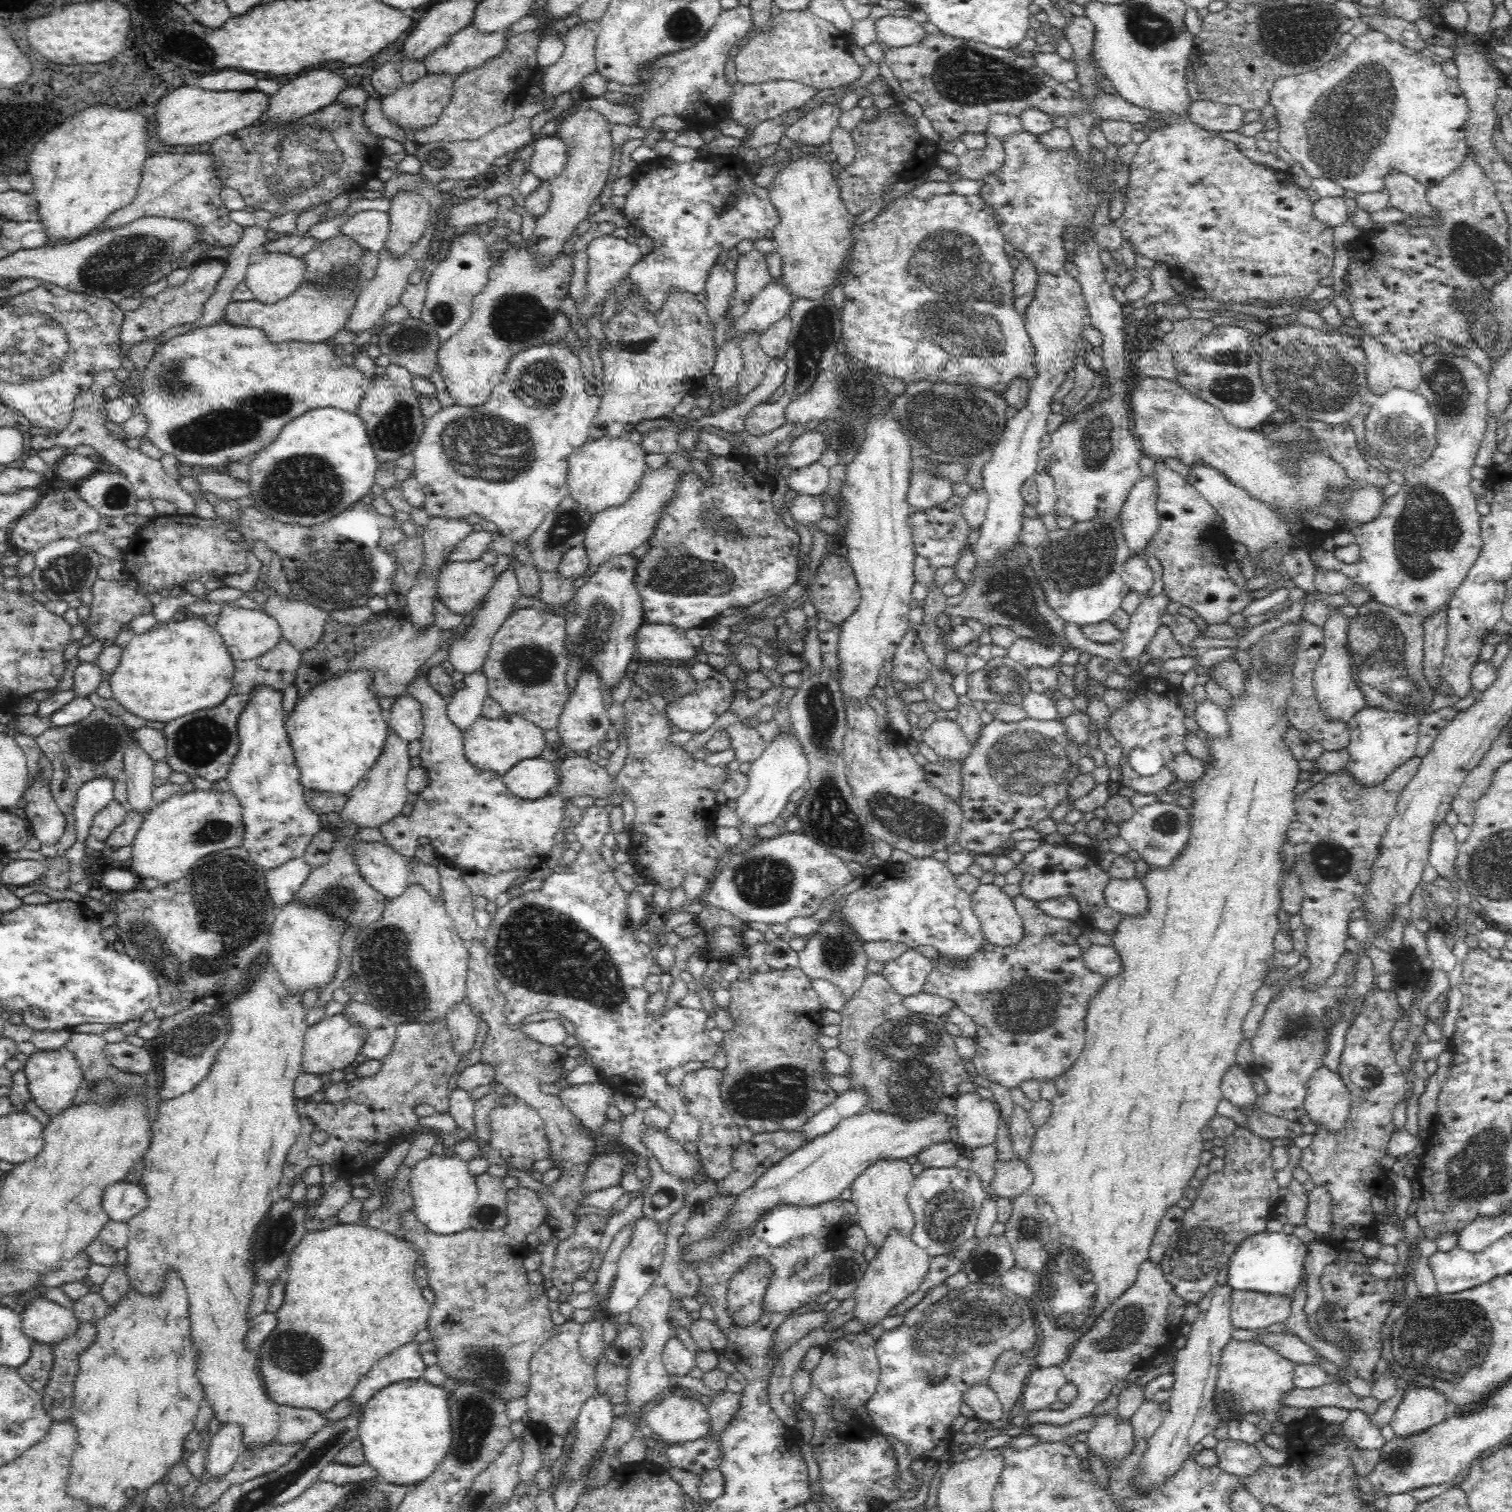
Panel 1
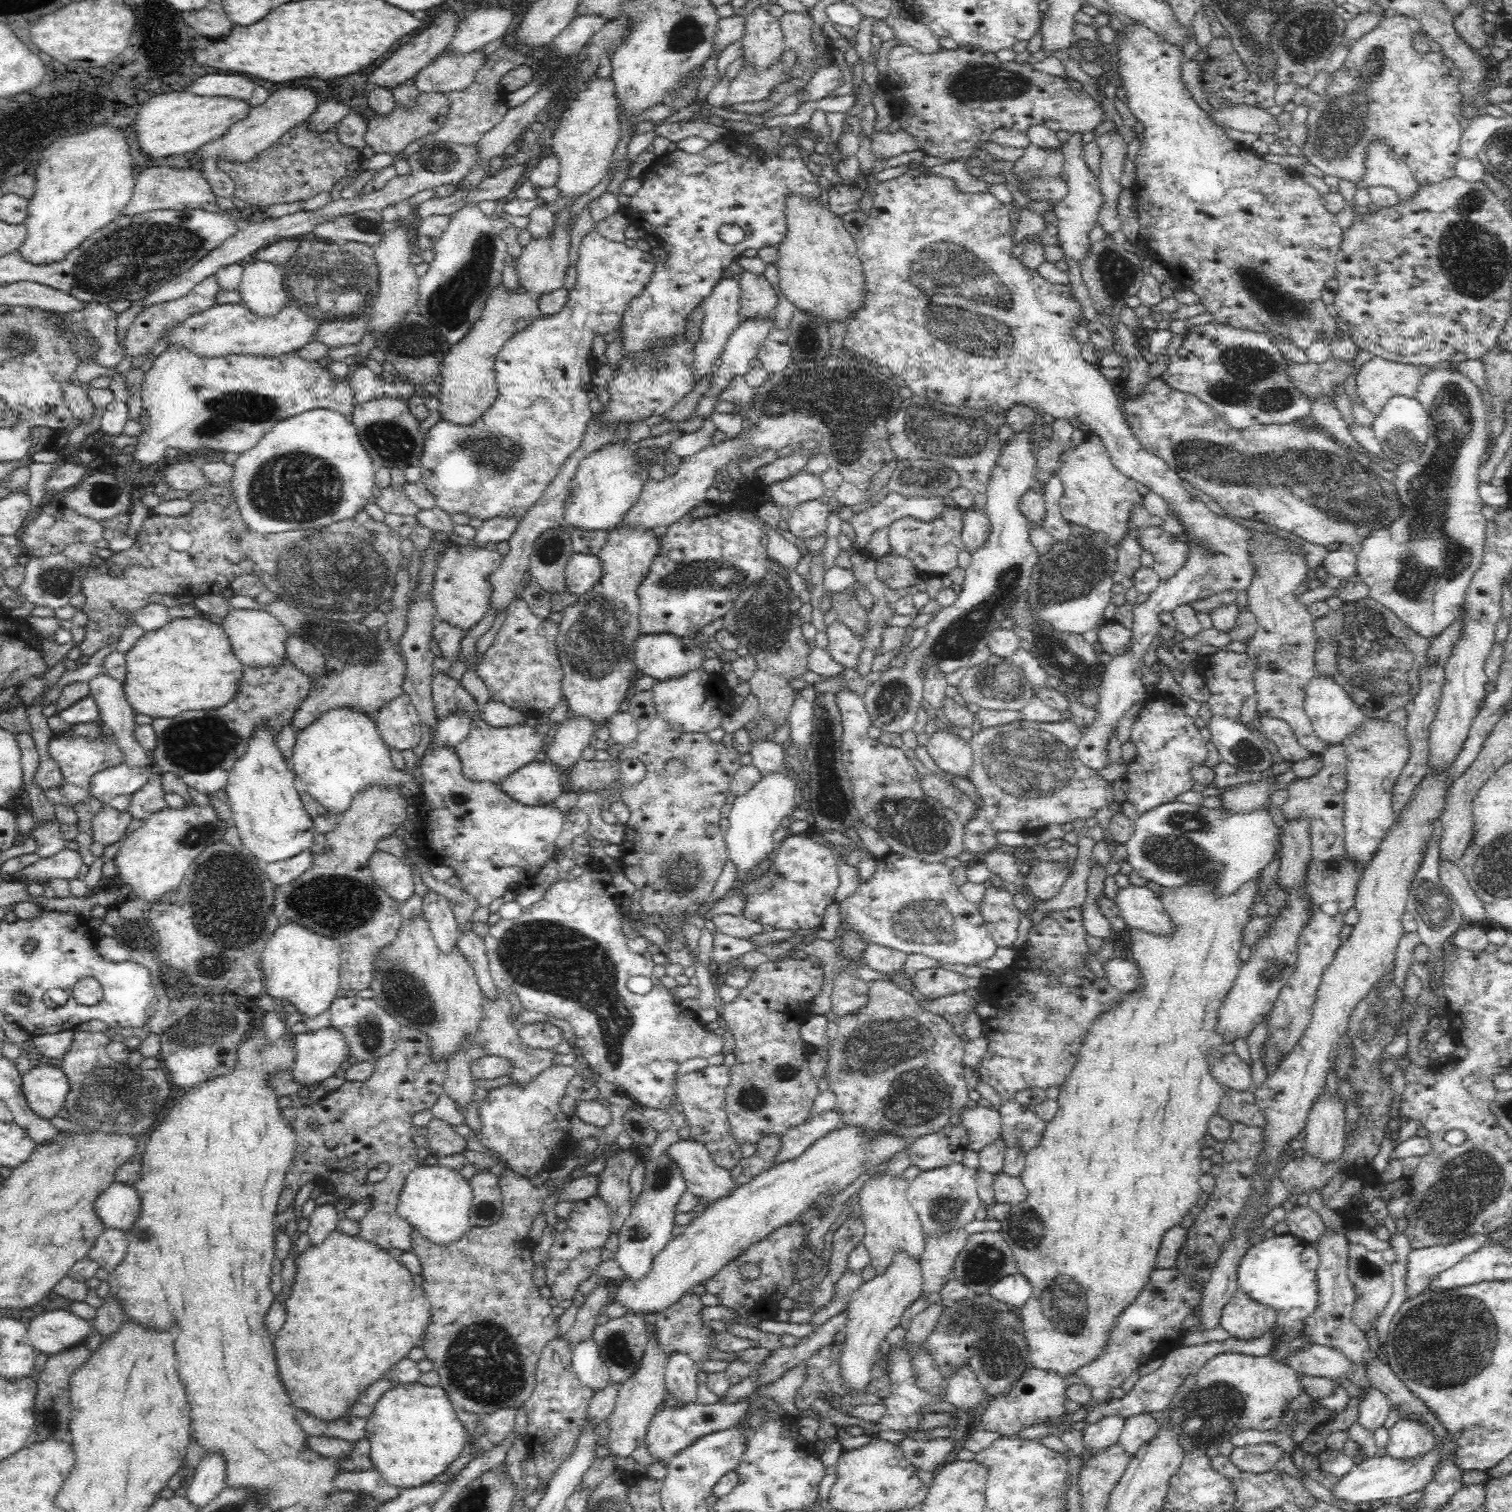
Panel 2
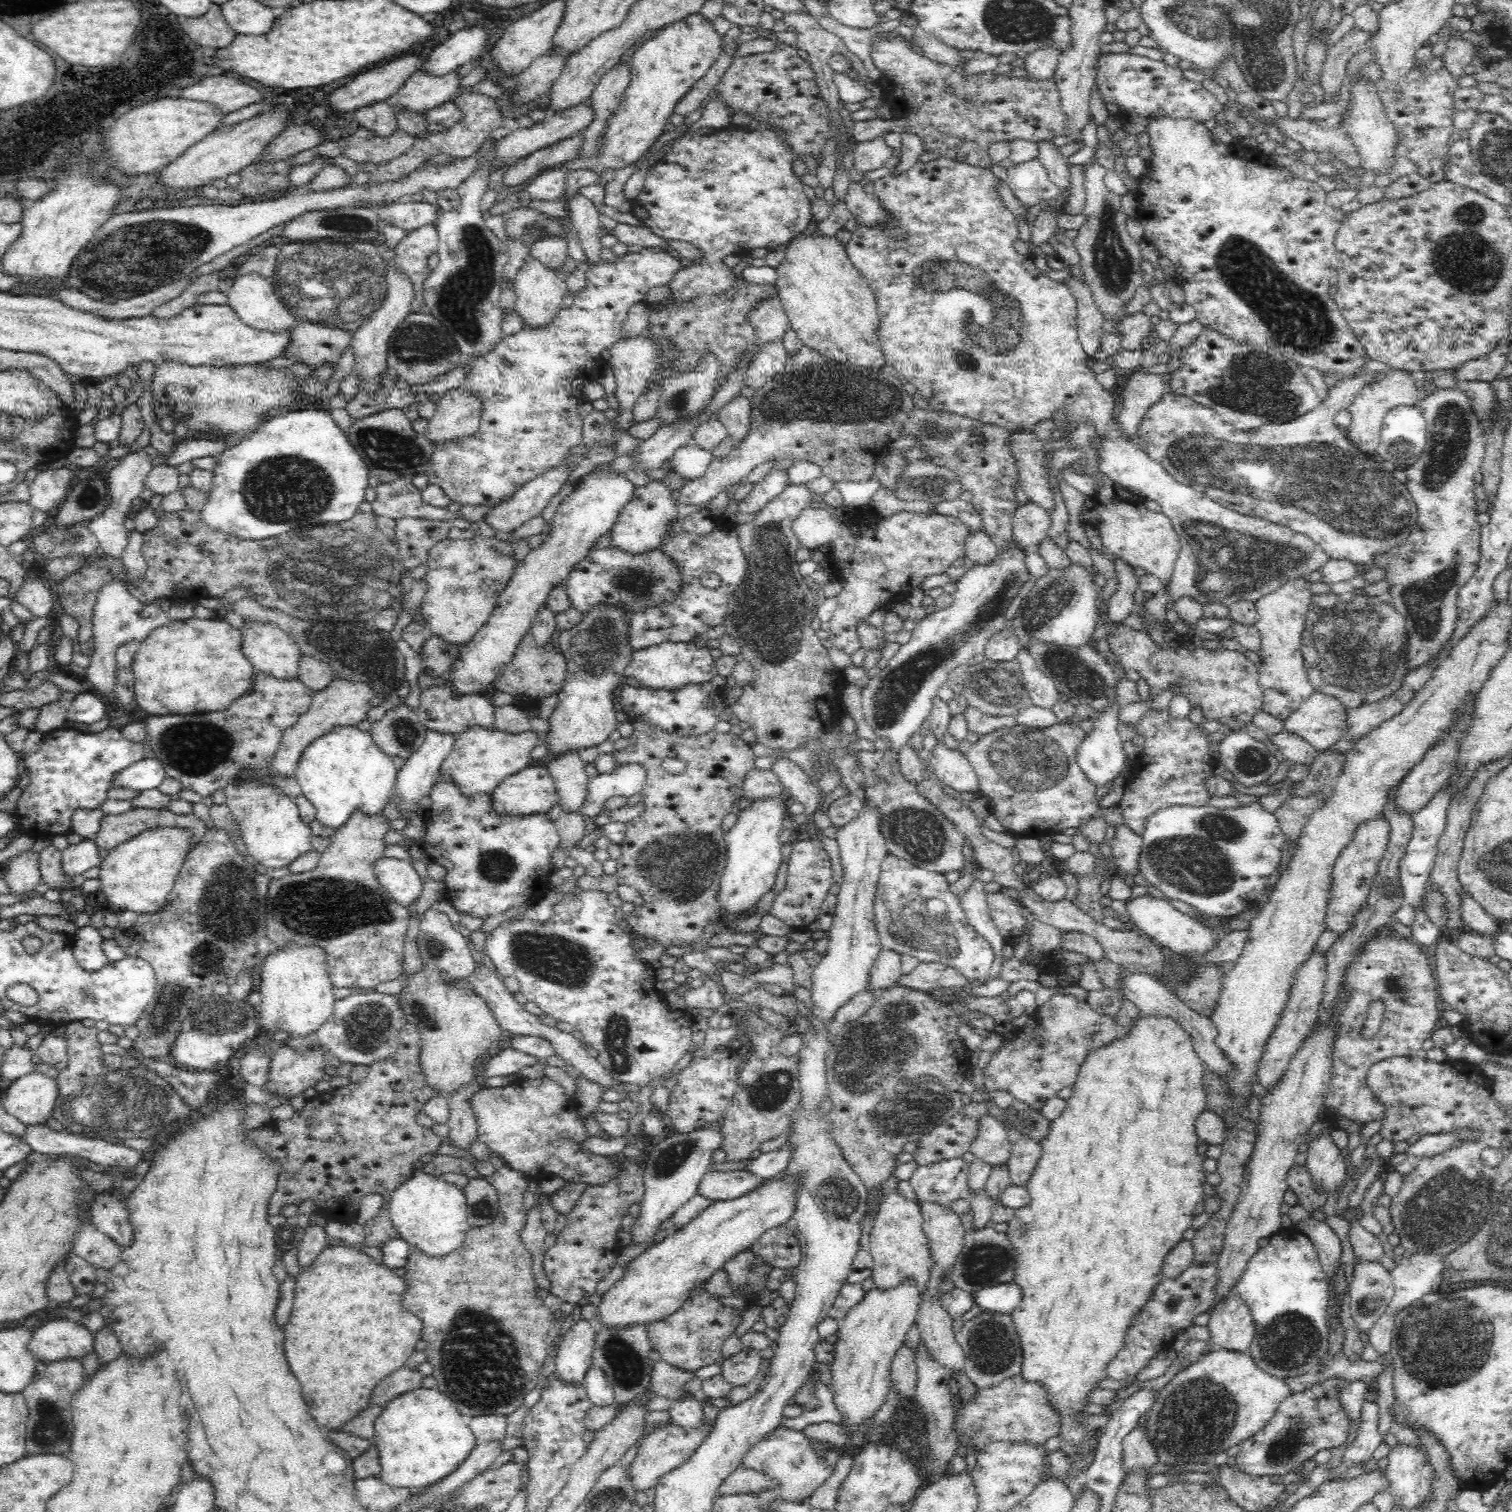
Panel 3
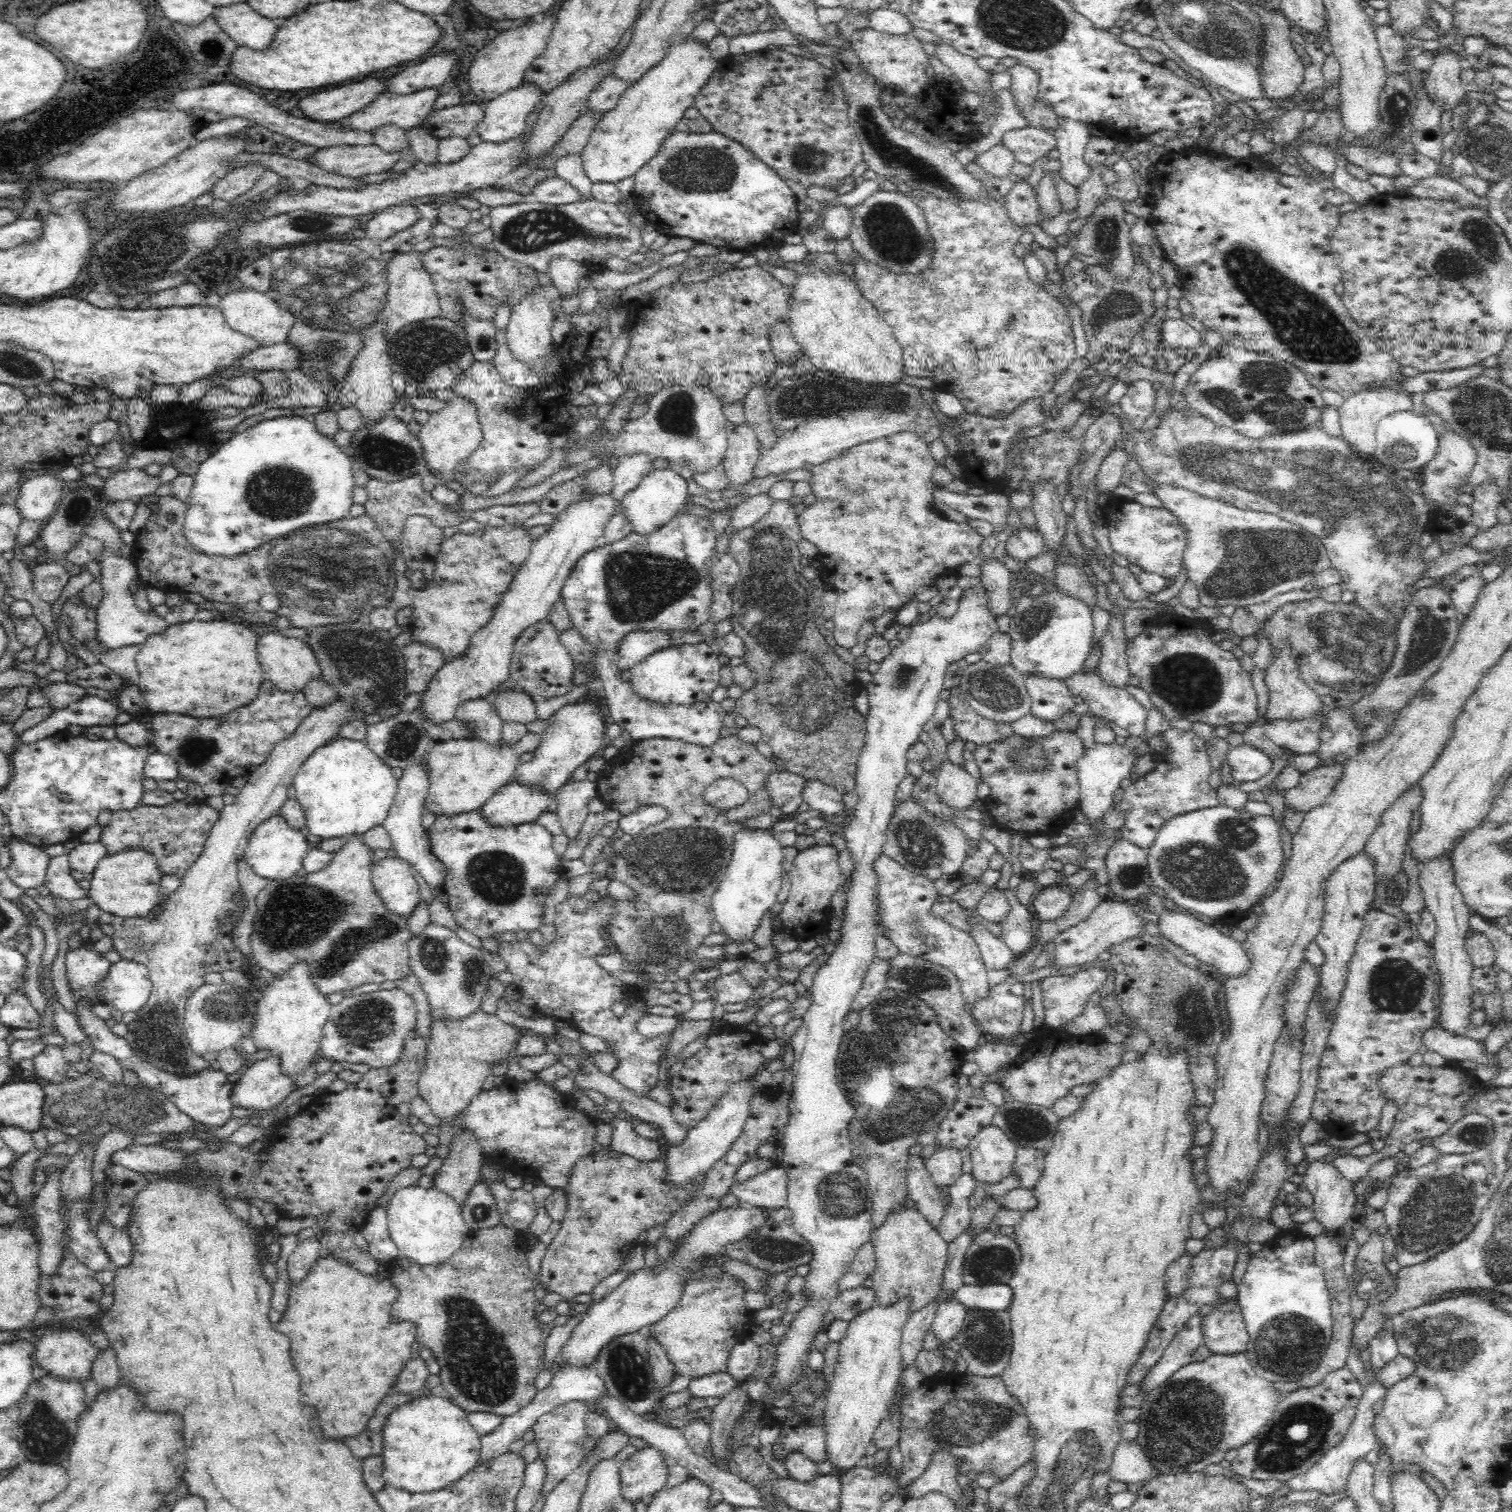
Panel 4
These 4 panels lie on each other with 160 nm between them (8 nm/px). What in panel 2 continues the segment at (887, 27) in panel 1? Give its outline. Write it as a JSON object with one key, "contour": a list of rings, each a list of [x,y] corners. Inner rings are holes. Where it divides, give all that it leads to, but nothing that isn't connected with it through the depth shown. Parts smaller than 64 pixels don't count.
{"contour":[[[893,9],[884,22],[892,29],[897,44],[914,47],[922,54],[932,54],[936,48],[940,48],[938,37],[922,21],[909,16],[902,17]]]}

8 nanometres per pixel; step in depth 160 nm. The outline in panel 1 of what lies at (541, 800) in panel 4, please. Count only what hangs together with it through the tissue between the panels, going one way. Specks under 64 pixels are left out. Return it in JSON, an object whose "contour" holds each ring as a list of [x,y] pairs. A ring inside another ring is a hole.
{"contour":[[[541,757],[520,760],[503,774],[507,791],[525,800],[550,795],[550,790],[559,784],[557,764]]]}

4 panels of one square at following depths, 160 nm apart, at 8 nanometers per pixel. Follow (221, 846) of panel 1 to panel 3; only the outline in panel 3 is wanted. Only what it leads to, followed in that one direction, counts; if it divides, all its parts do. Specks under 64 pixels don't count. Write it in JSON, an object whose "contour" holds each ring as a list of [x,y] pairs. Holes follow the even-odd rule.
{"contour":[[[162,826],[141,832],[140,835],[109,851],[108,858],[101,862],[102,892],[106,894],[108,902],[120,910],[132,911],[139,915],[156,912],[166,904],[167,896],[172,892],[188,853],[188,832],[183,828]]]}

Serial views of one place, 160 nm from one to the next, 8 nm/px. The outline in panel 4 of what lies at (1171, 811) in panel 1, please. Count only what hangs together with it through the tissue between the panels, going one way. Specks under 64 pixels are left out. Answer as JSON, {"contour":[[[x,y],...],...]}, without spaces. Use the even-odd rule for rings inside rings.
{"contour":[[[1218,805],[1184,812],[1162,824],[1146,850],[1146,862],[1153,886],[1162,888],[1178,909],[1190,914],[1203,914],[1214,920],[1240,918],[1240,914],[1250,911],[1252,904],[1263,898],[1268,886],[1275,881],[1284,862],[1285,843],[1285,832],[1275,817]]]}

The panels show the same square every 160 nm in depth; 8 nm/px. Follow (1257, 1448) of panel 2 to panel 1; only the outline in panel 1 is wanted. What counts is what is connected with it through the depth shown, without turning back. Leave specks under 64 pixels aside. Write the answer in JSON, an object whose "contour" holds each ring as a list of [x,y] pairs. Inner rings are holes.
{"contour":[[[1224,1438],[1217,1440],[1216,1467],[1239,1478],[1252,1476],[1256,1471],[1262,1471],[1263,1458],[1253,1444]]]}

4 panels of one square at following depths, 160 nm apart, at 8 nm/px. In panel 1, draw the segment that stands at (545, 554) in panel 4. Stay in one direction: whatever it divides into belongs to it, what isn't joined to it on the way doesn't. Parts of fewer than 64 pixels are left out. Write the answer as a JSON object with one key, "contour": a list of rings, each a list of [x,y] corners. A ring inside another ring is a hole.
{"contour":[[[625,434],[618,438],[602,436],[601,439],[586,440],[582,447],[576,448],[569,456],[569,496],[594,515],[610,507],[620,506],[629,498],[645,473],[646,457],[647,453],[641,444],[630,441]]]}

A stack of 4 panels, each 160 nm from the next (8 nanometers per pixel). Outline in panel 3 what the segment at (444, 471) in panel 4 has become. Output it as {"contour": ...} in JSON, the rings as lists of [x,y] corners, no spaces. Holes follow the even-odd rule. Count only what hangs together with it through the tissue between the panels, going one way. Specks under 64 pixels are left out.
{"contour":[[[450,388],[436,403],[434,414],[424,433],[433,446],[456,442],[457,439],[476,434],[483,404],[474,390]]]}

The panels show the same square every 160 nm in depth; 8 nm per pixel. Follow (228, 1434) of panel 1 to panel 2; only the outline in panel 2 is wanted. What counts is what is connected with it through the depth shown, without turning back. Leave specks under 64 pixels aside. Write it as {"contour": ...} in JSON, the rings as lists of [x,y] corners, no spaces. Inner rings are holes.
{"contour":[[[214,1452],[203,1456],[182,1493],[191,1504],[201,1509],[220,1494],[225,1486],[226,1473],[226,1461],[222,1455]]]}

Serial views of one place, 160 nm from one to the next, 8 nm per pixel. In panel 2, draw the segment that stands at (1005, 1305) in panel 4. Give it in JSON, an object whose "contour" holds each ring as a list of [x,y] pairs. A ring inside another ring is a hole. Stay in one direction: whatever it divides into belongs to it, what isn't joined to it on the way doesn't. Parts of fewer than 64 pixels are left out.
{"contour":[[[1020,1272],[1002,1278],[997,1284],[992,1285],[989,1293],[1000,1302],[1011,1304],[1020,1308],[1032,1294],[1032,1284]]]}

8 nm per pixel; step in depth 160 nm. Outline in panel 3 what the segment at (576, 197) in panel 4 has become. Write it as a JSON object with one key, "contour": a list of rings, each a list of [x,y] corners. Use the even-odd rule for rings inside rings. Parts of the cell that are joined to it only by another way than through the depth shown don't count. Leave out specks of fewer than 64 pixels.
{"contour":[[[550,168],[540,173],[525,188],[536,201],[560,202],[566,190],[565,168]]]}

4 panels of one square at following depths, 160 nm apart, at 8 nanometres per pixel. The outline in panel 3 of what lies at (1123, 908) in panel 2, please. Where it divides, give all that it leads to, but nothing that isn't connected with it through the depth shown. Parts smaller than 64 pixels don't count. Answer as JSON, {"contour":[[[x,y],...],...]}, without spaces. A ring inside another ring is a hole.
{"contour":[[[1144,894],[1128,899],[1125,910],[1125,916],[1128,916],[1125,920],[1129,927],[1142,932],[1143,935],[1166,948],[1171,954],[1178,952],[1201,952],[1201,954],[1206,954],[1217,946],[1213,932],[1203,928],[1196,919],[1172,907],[1167,899]]]}

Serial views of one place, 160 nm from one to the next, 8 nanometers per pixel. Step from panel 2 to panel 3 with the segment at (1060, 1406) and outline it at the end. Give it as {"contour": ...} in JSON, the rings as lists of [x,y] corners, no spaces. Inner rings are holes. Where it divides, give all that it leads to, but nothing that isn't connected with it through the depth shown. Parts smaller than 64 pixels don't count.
{"contour":[[[1019,1374],[1003,1380],[992,1388],[978,1390],[976,1398],[964,1406],[955,1417],[957,1442],[982,1450],[989,1443],[1014,1442],[1044,1445],[1059,1431],[1059,1417],[1047,1402],[1047,1391],[1038,1383],[1024,1380]]]}

